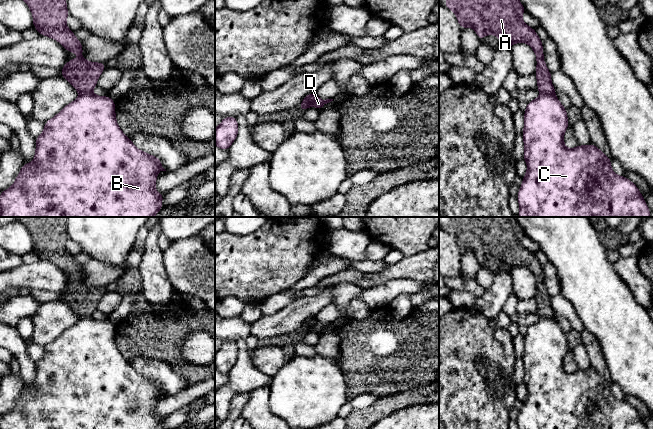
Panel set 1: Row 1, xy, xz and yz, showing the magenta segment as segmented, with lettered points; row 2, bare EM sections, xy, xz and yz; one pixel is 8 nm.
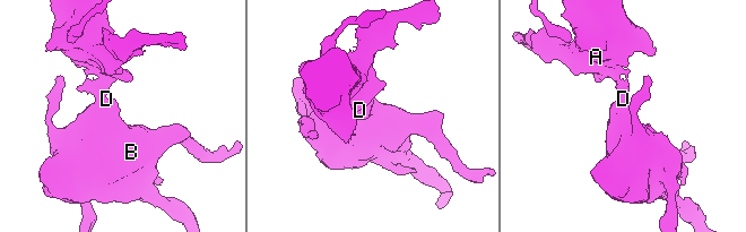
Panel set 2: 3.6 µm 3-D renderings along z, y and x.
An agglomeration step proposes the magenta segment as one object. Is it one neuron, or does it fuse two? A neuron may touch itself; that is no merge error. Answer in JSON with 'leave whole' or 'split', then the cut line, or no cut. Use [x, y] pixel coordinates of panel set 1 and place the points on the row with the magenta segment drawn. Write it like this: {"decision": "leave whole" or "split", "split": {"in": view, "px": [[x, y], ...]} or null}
{"decision": "split", "split": {"in": "yz", "px": [[541, 92], [553, 95]]}}

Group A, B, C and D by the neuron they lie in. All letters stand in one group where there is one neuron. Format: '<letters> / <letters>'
A / B C D

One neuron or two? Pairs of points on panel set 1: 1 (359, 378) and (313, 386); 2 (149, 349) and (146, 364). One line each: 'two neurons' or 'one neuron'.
1: two neurons
2: two neurons

